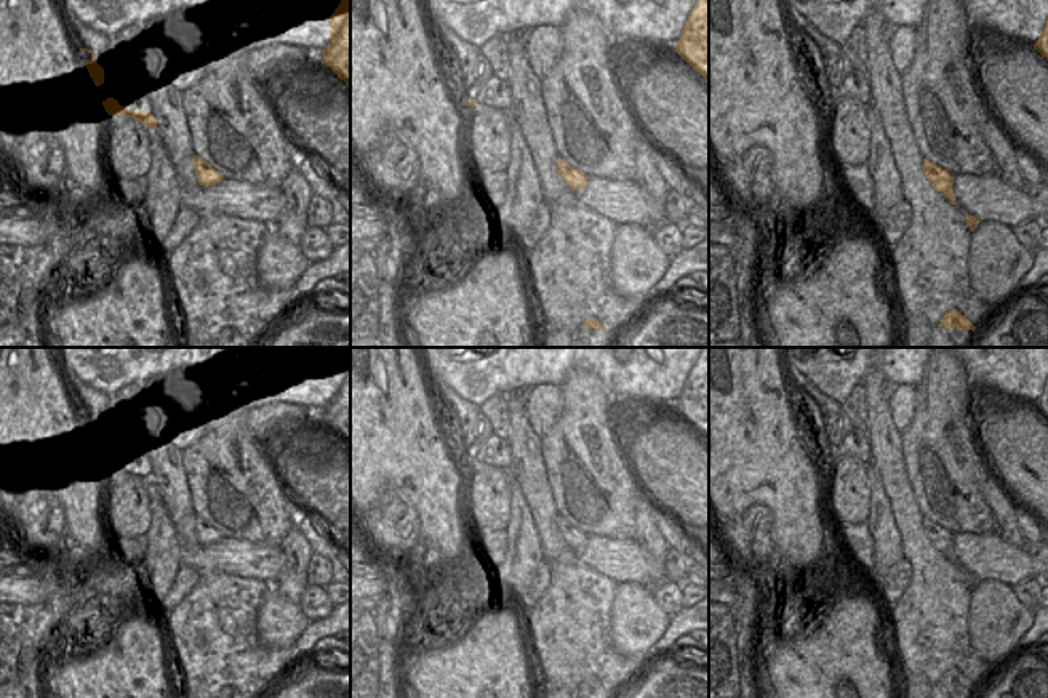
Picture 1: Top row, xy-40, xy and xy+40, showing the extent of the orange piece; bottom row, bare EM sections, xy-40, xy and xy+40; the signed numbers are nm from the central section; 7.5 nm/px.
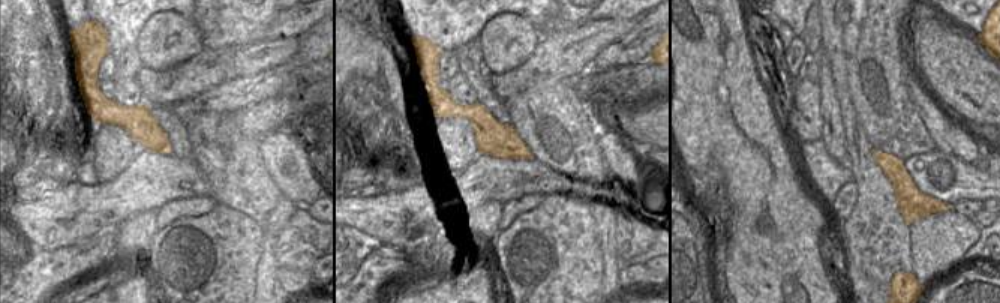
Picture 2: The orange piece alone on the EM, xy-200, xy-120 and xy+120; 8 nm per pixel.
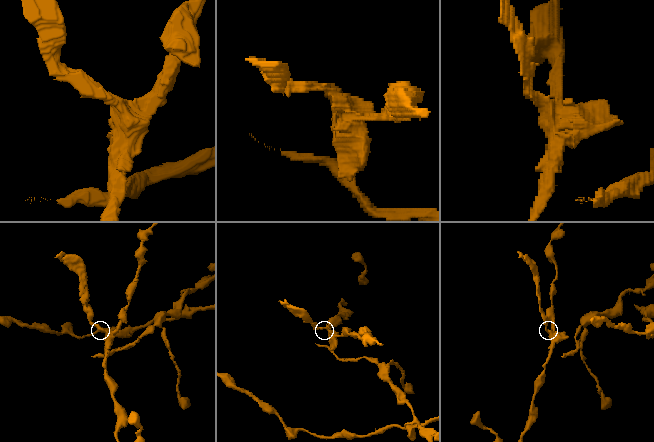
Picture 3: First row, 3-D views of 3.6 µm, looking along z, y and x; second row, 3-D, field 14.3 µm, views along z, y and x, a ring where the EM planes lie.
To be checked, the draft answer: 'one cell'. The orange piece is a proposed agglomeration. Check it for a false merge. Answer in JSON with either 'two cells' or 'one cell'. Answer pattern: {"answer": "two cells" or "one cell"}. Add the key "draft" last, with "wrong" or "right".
{"answer": "two cells", "draft": "wrong"}

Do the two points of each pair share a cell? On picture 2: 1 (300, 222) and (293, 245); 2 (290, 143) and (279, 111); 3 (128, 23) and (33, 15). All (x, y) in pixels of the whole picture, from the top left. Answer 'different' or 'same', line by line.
1: same
2: different
3: different

